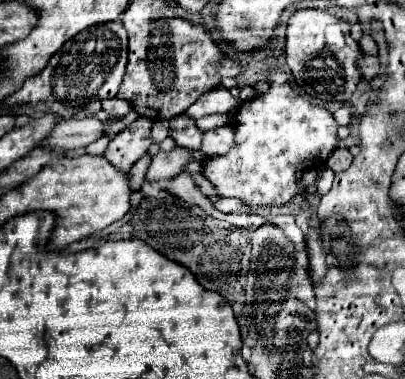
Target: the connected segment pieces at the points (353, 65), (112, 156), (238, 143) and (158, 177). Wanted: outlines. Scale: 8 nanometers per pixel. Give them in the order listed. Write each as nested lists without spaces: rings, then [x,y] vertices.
[[[303,8],[297,10],[287,22],[287,36],[285,36],[285,52],[287,52],[287,66],[295,78],[295,84],[309,96],[315,96],[325,102],[349,102],[351,94],[355,92],[361,72],[357,60],[365,54],[349,34],[349,24],[327,10],[319,8]]]
[[[137,118],[115,138],[111,138],[103,156],[109,158],[109,162],[113,162],[113,166],[117,166],[119,170],[129,170],[149,150],[153,142],[151,128],[151,118]]]
[[[271,72],[269,82],[271,88],[265,94],[259,94],[257,98],[251,98],[243,102],[235,114],[235,146],[227,156],[219,158],[207,158],[203,164],[203,174],[205,178],[215,186],[219,196],[233,196],[243,200],[249,206],[261,206],[261,204],[285,204],[293,196],[304,194],[306,186],[302,185],[295,177],[299,170],[311,170],[321,164],[337,150],[339,146],[339,136],[337,136],[337,120],[333,114],[323,108],[309,104],[305,98],[293,92],[287,80],[283,80],[285,74],[281,72]]]
[[[177,146],[171,152],[159,152],[151,160],[151,166],[147,170],[147,180],[149,182],[171,180],[177,174],[181,174],[189,162],[193,162],[193,150]]]

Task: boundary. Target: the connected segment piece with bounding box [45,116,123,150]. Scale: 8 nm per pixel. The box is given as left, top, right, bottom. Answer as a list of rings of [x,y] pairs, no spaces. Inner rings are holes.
[[[95,116],[83,118],[83,120],[63,120],[57,124],[57,130],[53,130],[53,134],[45,140],[47,146],[51,148],[63,148],[63,150],[71,150],[71,148],[85,148],[91,142],[99,140],[105,134],[105,128],[111,122],[123,120],[123,116],[113,116],[109,122],[101,122]]]

